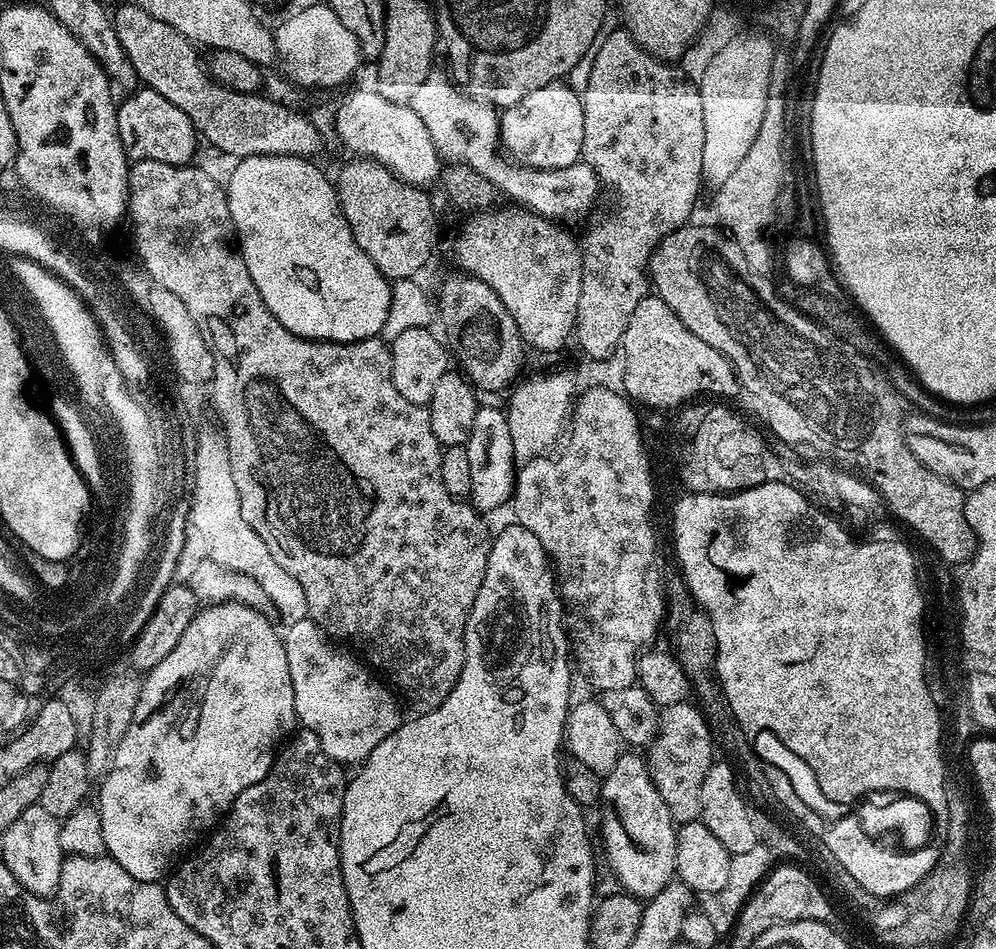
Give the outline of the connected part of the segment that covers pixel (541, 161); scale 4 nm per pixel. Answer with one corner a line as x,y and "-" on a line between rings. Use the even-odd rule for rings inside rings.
567,83
542,86
514,106
503,109
500,117
500,143
513,161
528,168
566,167
581,159
584,133
583,99

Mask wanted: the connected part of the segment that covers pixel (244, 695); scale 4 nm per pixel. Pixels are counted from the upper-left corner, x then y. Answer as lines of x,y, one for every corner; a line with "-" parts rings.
212,602
210,604
212,605
209,608
201,607
197,611
190,626
186,626
186,634
182,634
178,646
174,646
174,650
170,650
170,654
166,654
166,658
162,658
158,666
154,666
147,672
130,726
126,734
122,734
122,738
116,743
111,765
101,779
105,780
100,784
98,811
101,818
104,851
118,862
118,866
122,866
122,870
126,870
126,874
134,874
134,878
139,880
159,881
161,879
159,876
173,867
172,859
183,848
190,847
200,835
203,837
232,807
238,794
242,794
242,790
262,782
262,778
266,778
266,774
272,771
272,761
278,755
277,749
293,735
298,724
294,706
294,686
290,682
290,666
286,662
286,650
281,633
272,629
274,628
273,621
268,620
243,602

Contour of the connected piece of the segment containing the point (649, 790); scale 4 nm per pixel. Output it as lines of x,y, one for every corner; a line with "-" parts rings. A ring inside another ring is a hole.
632,750
621,751
614,770
603,777
601,786
604,821
600,832
604,835
607,867
617,876
617,882
627,895
651,898
665,891
676,876
676,830
662,794
648,773
648,761

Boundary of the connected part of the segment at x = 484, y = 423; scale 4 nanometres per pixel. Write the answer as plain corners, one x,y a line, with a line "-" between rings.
477,407
474,426
470,430
467,445
470,458
470,503
477,512
489,514
495,508
509,503
512,490
516,487
518,461
514,454
514,444
510,438
510,426
505,409

